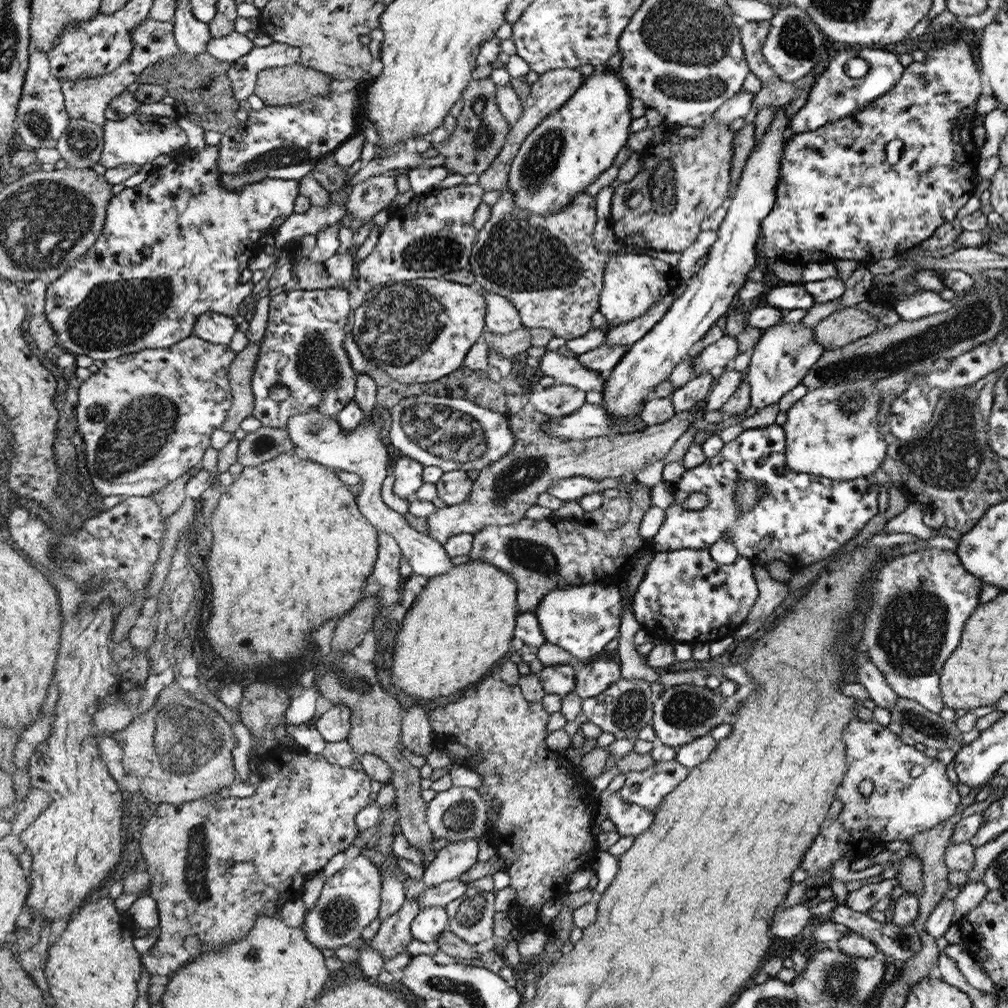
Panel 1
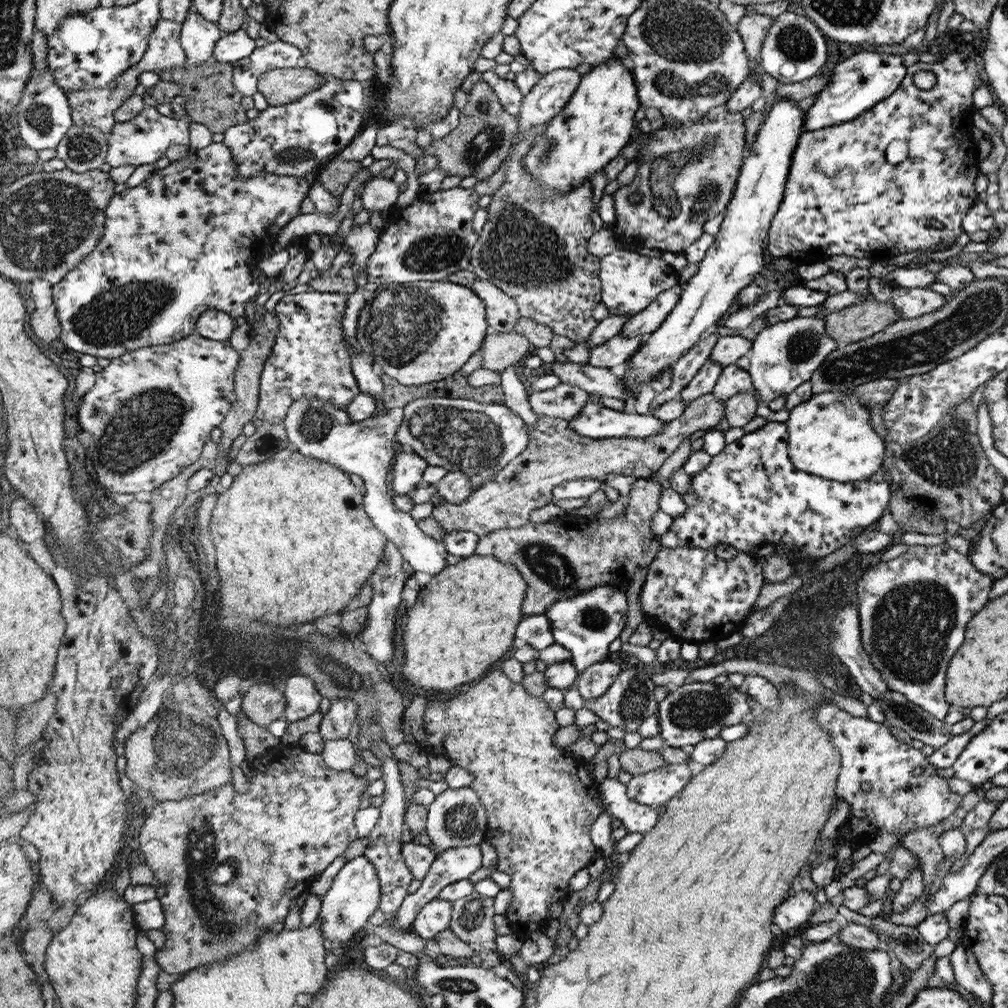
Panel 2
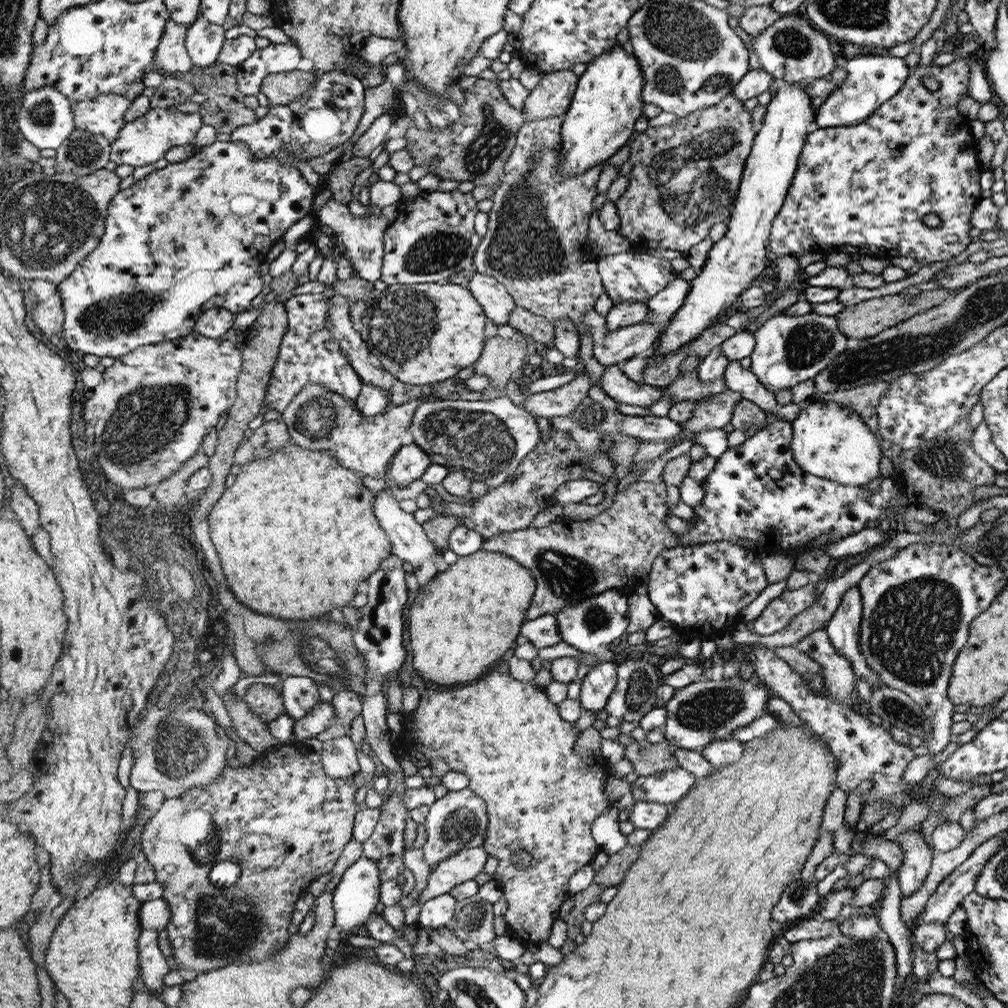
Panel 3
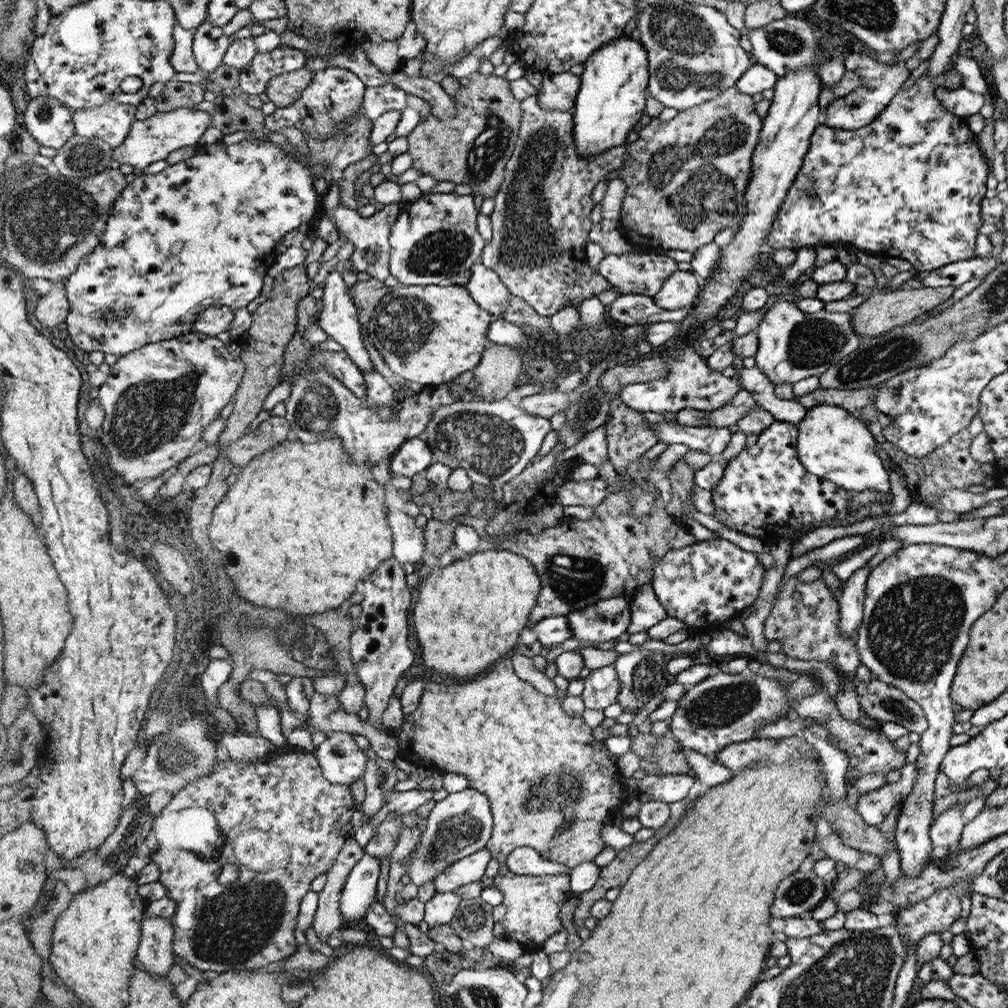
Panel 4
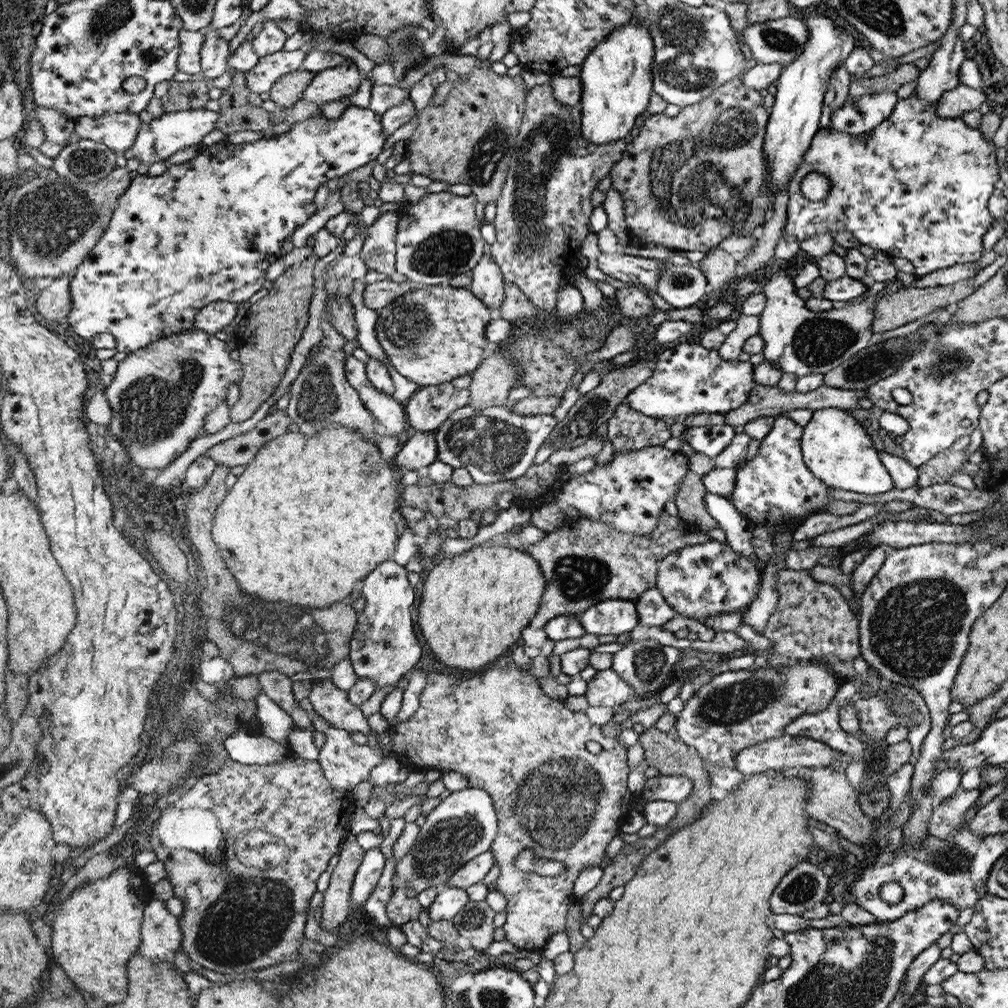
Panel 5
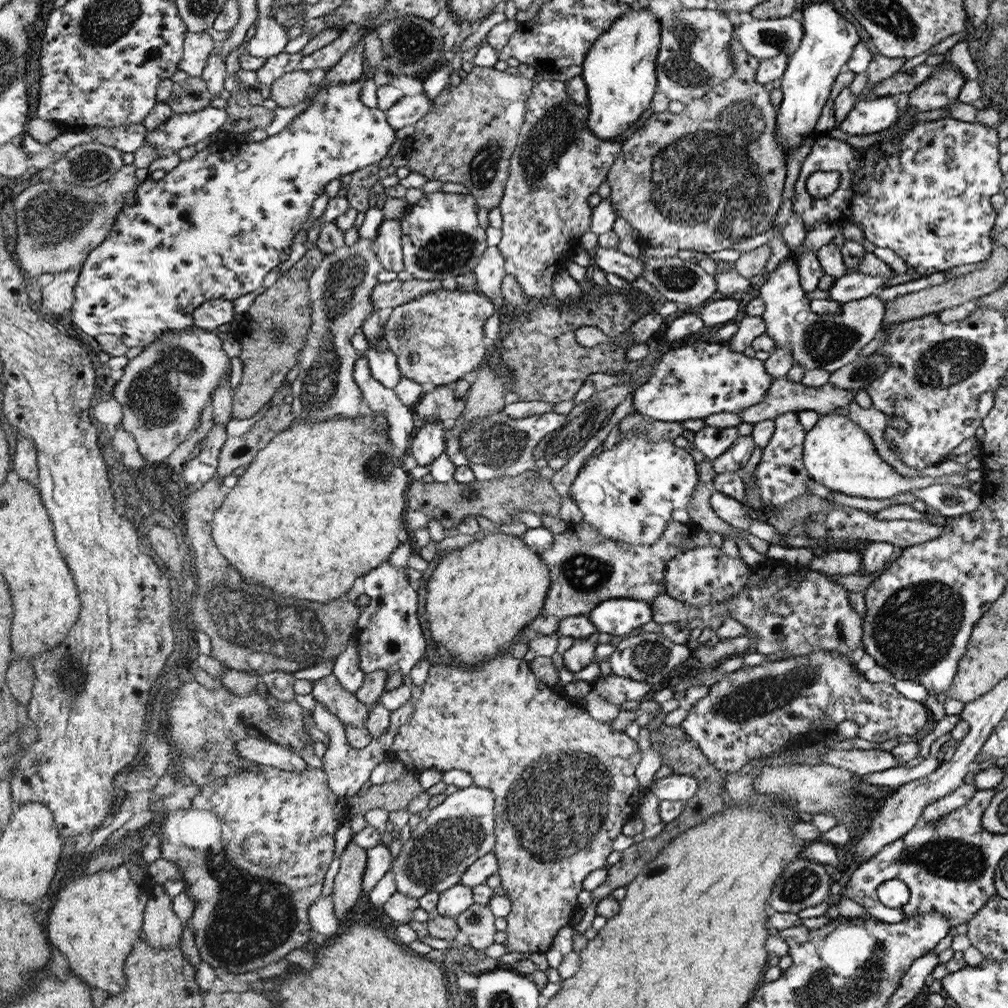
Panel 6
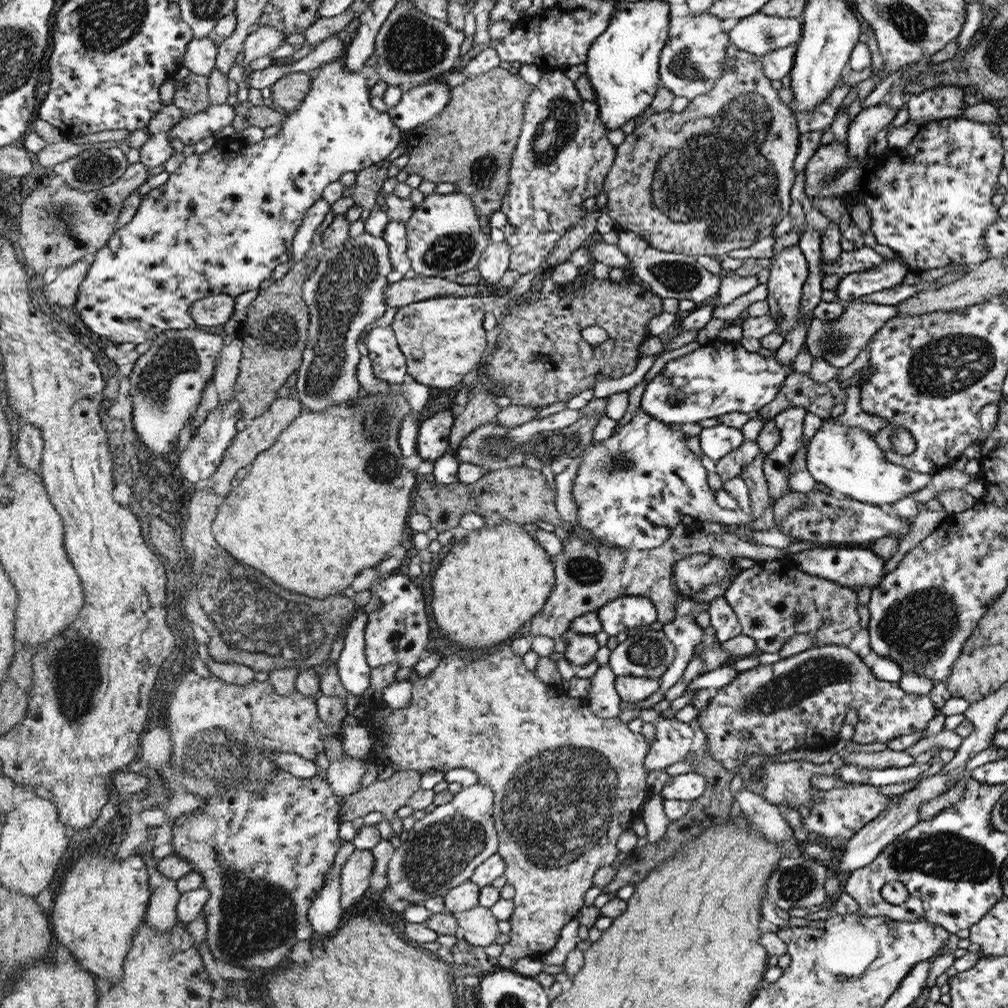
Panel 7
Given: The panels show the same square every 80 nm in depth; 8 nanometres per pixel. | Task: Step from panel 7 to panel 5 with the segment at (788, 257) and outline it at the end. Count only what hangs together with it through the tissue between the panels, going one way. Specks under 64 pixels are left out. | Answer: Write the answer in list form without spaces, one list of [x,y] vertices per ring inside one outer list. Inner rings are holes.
[[[779,270],[766,281],[763,288],[766,296],[765,309],[759,314],[759,335],[764,343],[764,361],[782,369],[783,374],[802,377],[823,374],[837,368],[842,362],[858,355],[867,348],[871,331],[873,310],[881,295],[837,305],[832,315],[822,316],[806,305],[794,285],[792,271]]]

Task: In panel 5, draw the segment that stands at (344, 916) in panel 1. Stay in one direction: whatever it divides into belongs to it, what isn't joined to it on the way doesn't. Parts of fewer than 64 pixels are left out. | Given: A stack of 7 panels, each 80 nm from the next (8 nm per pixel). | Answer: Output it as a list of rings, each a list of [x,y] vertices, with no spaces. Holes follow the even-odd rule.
[[[379,847],[365,851],[364,858],[355,874],[354,886],[351,888],[353,906],[363,906],[370,898],[387,863]]]

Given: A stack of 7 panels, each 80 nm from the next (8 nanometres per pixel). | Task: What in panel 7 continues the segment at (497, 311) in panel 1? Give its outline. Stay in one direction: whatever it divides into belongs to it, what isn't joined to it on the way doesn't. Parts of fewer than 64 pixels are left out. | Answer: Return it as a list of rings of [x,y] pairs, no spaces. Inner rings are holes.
[[[507,240],[498,244],[492,242],[492,245],[484,252],[478,266],[478,272],[482,277],[481,282],[488,287],[498,284],[504,272],[509,269],[510,256],[512,256],[512,251]]]

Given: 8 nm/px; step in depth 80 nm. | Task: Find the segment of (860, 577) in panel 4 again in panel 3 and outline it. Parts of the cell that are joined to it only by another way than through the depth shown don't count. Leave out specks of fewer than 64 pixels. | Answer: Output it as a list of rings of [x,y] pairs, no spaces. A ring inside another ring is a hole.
[[[860,583],[851,587],[844,594],[836,612],[828,621],[827,630],[835,652],[850,661],[857,678],[864,678],[872,691],[882,685],[879,676],[870,668],[859,645],[861,616],[863,613]]]

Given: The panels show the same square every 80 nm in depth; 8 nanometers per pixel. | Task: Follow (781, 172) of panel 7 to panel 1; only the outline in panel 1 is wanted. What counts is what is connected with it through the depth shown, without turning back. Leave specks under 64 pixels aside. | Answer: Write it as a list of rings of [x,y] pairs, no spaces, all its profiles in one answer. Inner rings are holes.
[[[708,118],[700,128],[702,132],[692,137],[671,135],[668,140],[652,145],[642,152],[642,168],[628,182],[615,187],[611,199],[609,221],[617,239],[623,244],[635,245],[644,250],[666,250],[682,253],[699,239],[700,225],[722,202],[728,198],[730,184],[730,156],[734,131],[729,124],[720,124]]]

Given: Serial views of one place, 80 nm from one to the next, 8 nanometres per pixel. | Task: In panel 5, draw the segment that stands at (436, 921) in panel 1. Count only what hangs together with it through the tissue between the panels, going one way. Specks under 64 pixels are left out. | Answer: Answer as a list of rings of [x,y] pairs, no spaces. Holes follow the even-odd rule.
[[[442,888],[427,908],[432,921],[454,920],[463,910],[470,896],[462,888]]]

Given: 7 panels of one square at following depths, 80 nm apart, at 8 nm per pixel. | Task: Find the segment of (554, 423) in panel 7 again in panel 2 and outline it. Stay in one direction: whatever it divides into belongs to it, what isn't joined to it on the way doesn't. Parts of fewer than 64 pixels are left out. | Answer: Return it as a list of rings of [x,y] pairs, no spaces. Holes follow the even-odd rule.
[[[416,398],[404,407],[396,439],[405,449],[419,453],[430,466],[442,466],[448,472],[462,471],[467,475],[483,474],[492,478],[498,471],[518,458],[530,443],[530,428],[504,404],[488,404],[483,401],[449,398]]]

